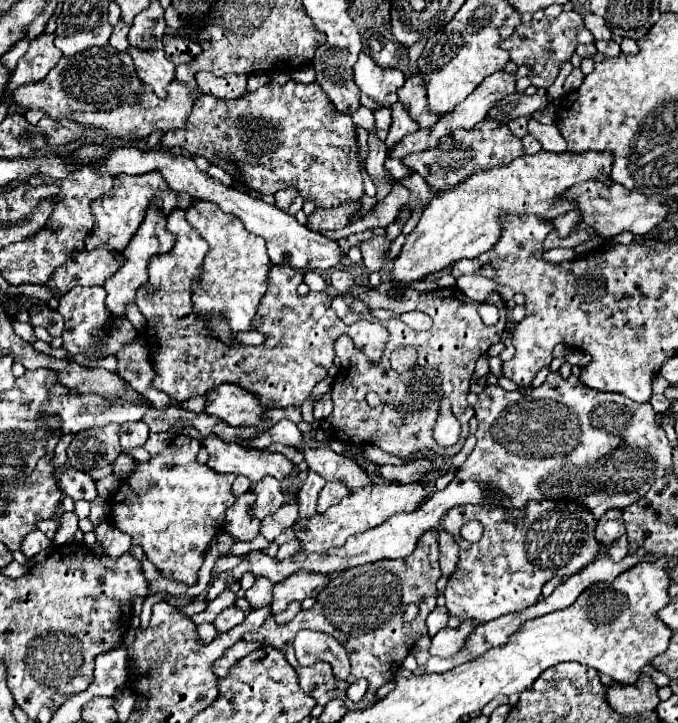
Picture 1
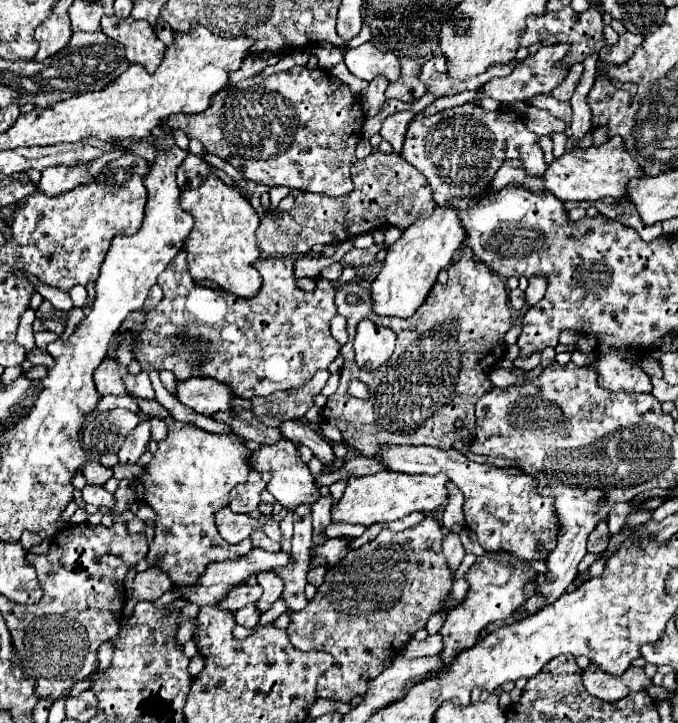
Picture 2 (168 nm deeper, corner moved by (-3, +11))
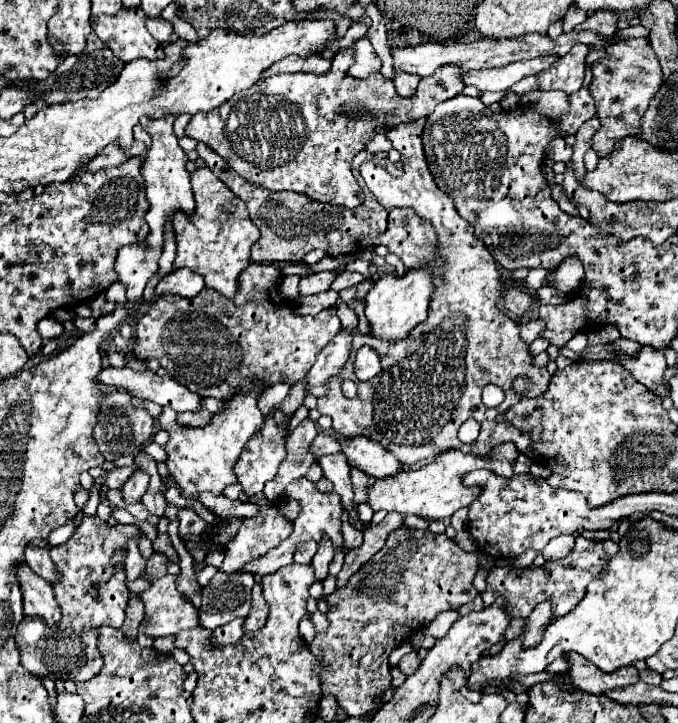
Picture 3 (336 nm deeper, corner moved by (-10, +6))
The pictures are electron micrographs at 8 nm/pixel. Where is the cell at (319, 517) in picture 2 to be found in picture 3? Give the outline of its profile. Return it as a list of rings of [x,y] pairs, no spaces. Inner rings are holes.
[[[326,535],[326,537],[320,539],[318,551],[316,551],[314,559],[312,559],[312,567],[316,569],[316,579],[318,579],[318,581],[324,581],[324,579],[326,579],[326,575],[328,575],[328,565],[330,565],[332,559],[334,559],[334,547],[332,547],[330,537]]]

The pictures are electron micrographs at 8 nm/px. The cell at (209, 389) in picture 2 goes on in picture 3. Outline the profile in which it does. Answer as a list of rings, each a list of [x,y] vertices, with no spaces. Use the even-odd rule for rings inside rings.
[[[128,367],[124,369],[102,369],[100,381],[106,385],[116,385],[126,389],[128,393],[154,401],[164,407],[172,407],[176,413],[184,411],[200,411],[200,401],[202,397],[198,393],[192,393],[184,385],[180,385],[174,379],[164,379],[154,371],[132,371]]]

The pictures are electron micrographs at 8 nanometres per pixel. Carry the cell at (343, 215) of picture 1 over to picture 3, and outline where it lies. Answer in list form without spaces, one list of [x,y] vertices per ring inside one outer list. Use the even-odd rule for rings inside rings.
[[[198,143],[196,151],[198,151],[200,159],[204,159],[208,163],[212,173],[218,179],[222,179],[226,185],[230,185],[230,189],[238,197],[244,199],[244,203],[250,209],[252,221],[260,227],[262,235],[254,243],[254,249],[252,249],[252,261],[256,261],[256,263],[262,263],[262,261],[296,263],[312,249],[322,249],[328,255],[338,257],[344,253],[360,253],[360,251],[376,247],[376,245],[386,245],[390,249],[390,253],[398,255],[404,261],[406,269],[412,269],[414,265],[422,265],[422,263],[434,259],[434,243],[438,241],[434,225],[430,221],[424,221],[410,207],[404,207],[404,209],[382,207],[374,199],[374,195],[370,195],[365,183],[361,182],[359,167],[362,165],[362,161],[370,161],[370,159],[378,161],[386,171],[396,177],[400,177],[404,173],[400,161],[392,163],[388,159],[376,159],[366,149],[362,153],[358,153],[358,157],[354,157],[352,161],[352,173],[364,192],[364,203],[354,209],[338,209],[332,205],[322,205],[320,201],[312,201],[300,193],[290,193],[290,191],[266,193],[264,189],[254,189],[254,185],[250,185],[246,179],[242,179],[238,173],[234,173],[234,169],[230,169],[230,165],[222,157],[218,157],[212,149],[206,149],[206,145]]]

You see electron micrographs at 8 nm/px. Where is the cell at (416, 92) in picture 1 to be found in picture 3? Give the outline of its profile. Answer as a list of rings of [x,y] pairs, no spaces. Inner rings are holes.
[[[542,55],[536,59],[514,61],[504,67],[492,67],[484,71],[466,71],[462,73],[464,85],[474,85],[480,91],[508,91],[514,83],[528,75],[536,75],[542,69],[548,69],[556,57]]]

